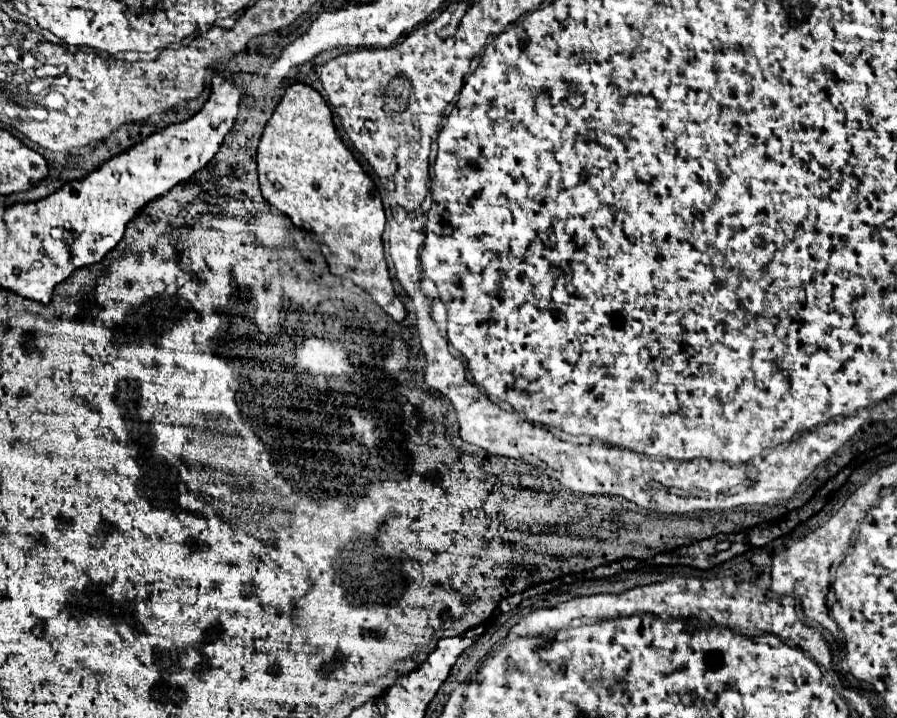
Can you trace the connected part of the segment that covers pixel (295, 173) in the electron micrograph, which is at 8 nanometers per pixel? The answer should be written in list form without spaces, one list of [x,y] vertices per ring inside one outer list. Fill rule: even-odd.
[[[303,83],[287,87],[273,117],[265,125],[257,147],[257,165],[263,197],[299,229],[309,231],[321,245],[335,275],[349,275],[387,315],[401,323],[407,317],[407,309],[395,295],[383,257],[381,235],[385,229],[385,211],[379,191],[337,135],[331,109],[313,87]]]

